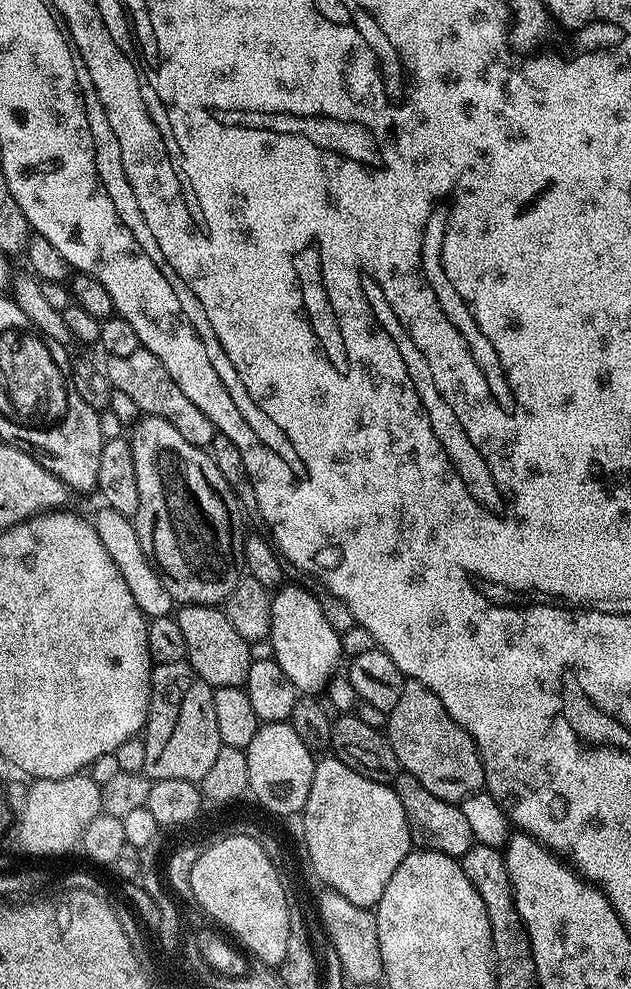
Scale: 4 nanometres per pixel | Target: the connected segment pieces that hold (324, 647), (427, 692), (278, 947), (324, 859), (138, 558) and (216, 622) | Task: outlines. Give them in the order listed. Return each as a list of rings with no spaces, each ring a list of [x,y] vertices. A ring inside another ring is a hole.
[[[285,583],[272,592],[270,618],[272,619],[271,659],[282,666],[286,678],[294,682],[297,693],[320,694],[325,691],[328,679],[337,675],[336,668],[342,664],[340,633],[326,622],[318,598],[307,587]]]
[[[405,679],[398,703],[387,714],[386,735],[390,746],[394,746],[394,754],[398,754],[401,769],[418,778],[430,794],[459,802],[485,787],[484,763],[474,738],[446,714],[442,698],[421,680]]]
[[[225,835],[217,844],[207,845],[191,865],[190,886],[194,898],[209,919],[225,933],[233,932],[253,952],[257,961],[279,966],[286,958],[290,914],[279,874],[261,841],[255,835]]]
[[[331,754],[325,755],[317,759],[302,819],[306,855],[316,879],[354,906],[375,909],[386,882],[414,848],[406,810],[398,802],[395,787],[362,778],[358,770],[350,770]]]
[[[100,506],[96,516],[91,517],[91,521],[102,546],[106,546],[106,554],[110,554],[114,566],[118,566],[122,579],[130,589],[134,602],[138,602],[138,610],[142,610],[145,617],[148,618],[169,615],[174,608],[173,598],[164,589],[164,581],[156,565],[152,563],[149,553],[146,551],[145,541],[136,531],[135,523],[129,517],[118,514],[118,510],[107,506]]]
[[[185,604],[175,609],[174,615],[178,622],[178,627],[182,629],[182,635],[186,642],[186,654],[188,655],[187,664],[199,674],[199,676],[207,682],[213,690],[217,688],[225,688],[226,686],[234,686],[239,688],[244,685],[246,678],[248,677],[248,671],[252,665],[252,658],[250,656],[249,641],[242,638],[242,634],[238,634],[238,630],[234,630],[234,626],[230,626],[230,618],[226,618],[223,607],[213,606],[211,604]]]

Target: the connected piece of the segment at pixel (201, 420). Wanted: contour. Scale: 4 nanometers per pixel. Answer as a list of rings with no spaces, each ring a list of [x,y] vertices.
[[[140,347],[134,350],[134,354],[107,357],[106,371],[113,388],[122,390],[141,413],[166,418],[166,422],[170,422],[170,426],[174,426],[174,430],[178,430],[178,434],[182,434],[186,442],[207,449],[212,439],[218,435],[210,418],[206,418],[206,414],[202,414],[202,410],[198,410],[198,406],[194,406],[194,402],[190,402],[190,398],[186,398],[182,390],[178,390],[178,382],[170,378],[166,366],[162,366],[162,362],[158,362],[158,358],[150,354],[150,350]]]

